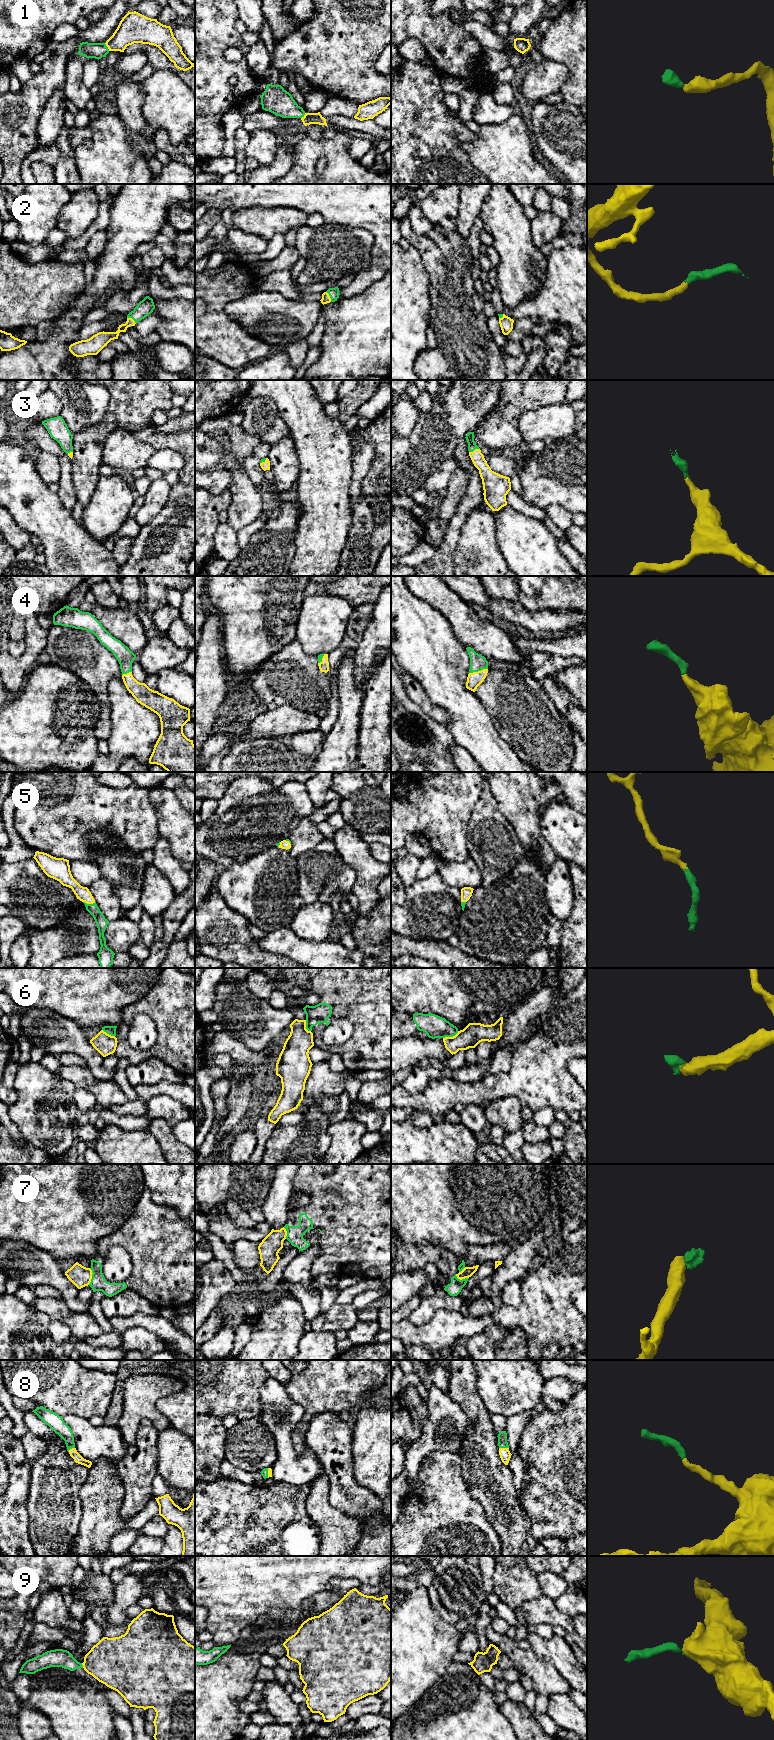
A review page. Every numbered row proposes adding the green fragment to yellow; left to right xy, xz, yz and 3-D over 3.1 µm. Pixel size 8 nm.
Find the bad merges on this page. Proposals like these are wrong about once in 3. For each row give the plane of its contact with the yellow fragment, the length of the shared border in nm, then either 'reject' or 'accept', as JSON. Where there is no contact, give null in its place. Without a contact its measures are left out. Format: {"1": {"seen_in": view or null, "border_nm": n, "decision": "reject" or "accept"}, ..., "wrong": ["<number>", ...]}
{"1": {"seen_in": "xy", "border_nm": 80, "decision": "accept"}, "2": {"seen_in": "xy", "border_nm": 90, "decision": "accept"}, "3": {"seen_in": "yz", "border_nm": 90, "decision": "accept"}, "4": {"seen_in": "yz", "border_nm": 160, "decision": "accept"}, "5": {"seen_in": "xy", "border_nm": 100, "decision": "accept"}, "6": {"seen_in": "yz", "border_nm": 140, "decision": "reject"}, "7": {"seen_in": "xy", "border_nm": 140, "decision": "reject"}, "8": {"seen_in": "yz", "border_nm": 80, "decision": "accept"}, "9": {"seen_in": "xy", "border_nm": 40, "decision": "reject"}, "wrong": ["6", "7", "9"]}

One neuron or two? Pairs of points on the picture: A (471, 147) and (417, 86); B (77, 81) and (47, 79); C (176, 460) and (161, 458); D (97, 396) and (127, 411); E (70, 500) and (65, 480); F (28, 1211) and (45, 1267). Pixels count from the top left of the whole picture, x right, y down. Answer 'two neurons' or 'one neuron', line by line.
A: two neurons
B: two neurons
C: one neuron
D: two neurons
E: one neuron
F: two neurons

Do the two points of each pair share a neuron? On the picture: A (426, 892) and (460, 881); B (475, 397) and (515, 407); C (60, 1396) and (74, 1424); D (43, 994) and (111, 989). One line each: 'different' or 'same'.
A: different
B: different
C: different
D: same

